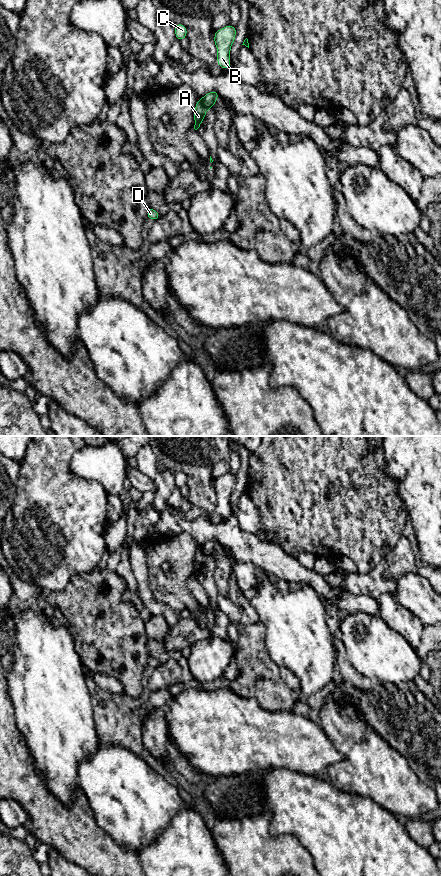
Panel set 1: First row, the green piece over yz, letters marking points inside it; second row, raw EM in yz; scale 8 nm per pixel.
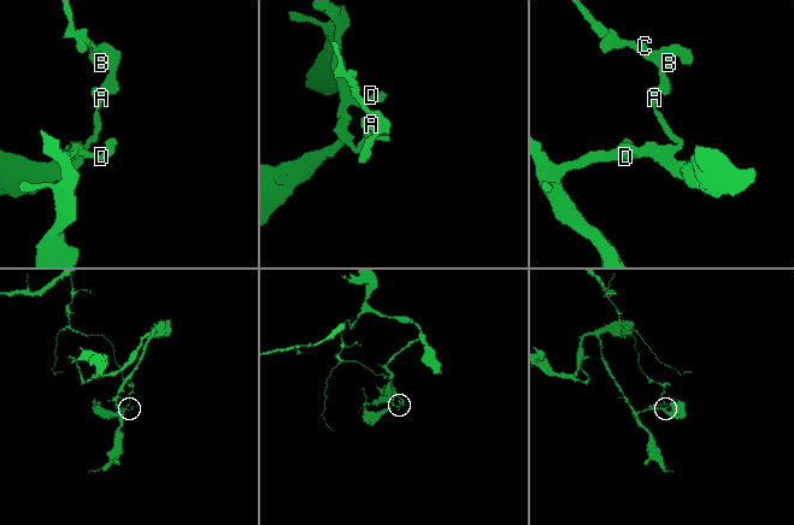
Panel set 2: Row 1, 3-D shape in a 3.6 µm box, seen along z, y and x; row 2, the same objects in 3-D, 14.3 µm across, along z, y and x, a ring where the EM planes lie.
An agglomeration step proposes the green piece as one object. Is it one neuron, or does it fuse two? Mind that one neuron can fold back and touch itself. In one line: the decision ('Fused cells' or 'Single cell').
Fused cells

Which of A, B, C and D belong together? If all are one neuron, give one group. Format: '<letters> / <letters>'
A D / B C

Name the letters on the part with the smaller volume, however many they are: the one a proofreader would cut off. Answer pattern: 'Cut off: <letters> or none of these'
Cut off: B, C

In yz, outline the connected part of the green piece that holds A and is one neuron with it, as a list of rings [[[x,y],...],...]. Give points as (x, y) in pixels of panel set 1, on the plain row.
[[[200,546],[197,549],[194,557],[194,569],[195,569],[194,577],[195,578],[197,578],[201,574],[201,571],[205,566],[207,558],[208,558],[208,555],[204,553],[202,546]]]

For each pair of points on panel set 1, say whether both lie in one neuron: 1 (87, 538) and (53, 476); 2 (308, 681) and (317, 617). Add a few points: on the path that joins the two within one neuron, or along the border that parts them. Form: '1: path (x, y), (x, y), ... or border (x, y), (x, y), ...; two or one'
1: path (72, 523), (53, 504), (53, 491); one
2: path (312, 665), (312, 635), (314, 633); one

